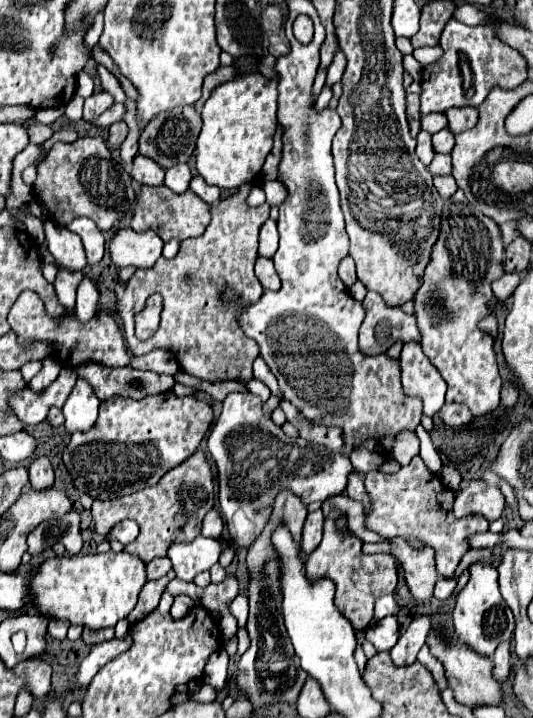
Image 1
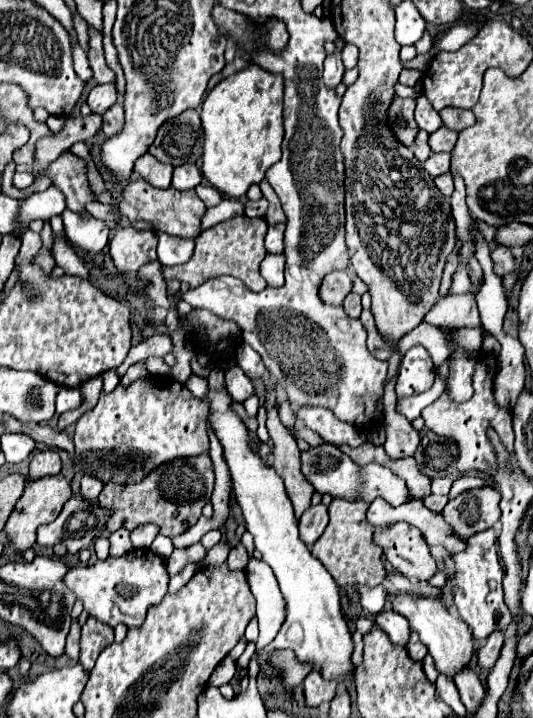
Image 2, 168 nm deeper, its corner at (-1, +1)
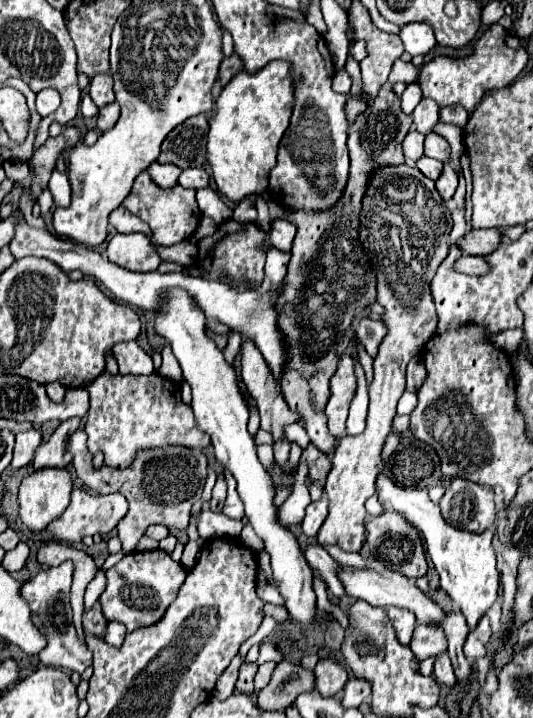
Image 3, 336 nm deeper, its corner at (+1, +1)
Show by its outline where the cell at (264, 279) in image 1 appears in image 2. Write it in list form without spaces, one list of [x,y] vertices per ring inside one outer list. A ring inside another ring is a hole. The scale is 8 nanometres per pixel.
[[[267,254],[261,262],[261,276],[267,280],[269,286],[281,286],[283,284],[283,266],[285,256],[283,254]]]

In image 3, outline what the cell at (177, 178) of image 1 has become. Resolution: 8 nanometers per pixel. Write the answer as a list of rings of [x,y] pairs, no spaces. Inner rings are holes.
[[[185,168],[179,176],[179,184],[183,188],[193,188],[193,190],[199,190],[203,186],[209,184],[209,174],[205,170],[199,170],[199,168]]]

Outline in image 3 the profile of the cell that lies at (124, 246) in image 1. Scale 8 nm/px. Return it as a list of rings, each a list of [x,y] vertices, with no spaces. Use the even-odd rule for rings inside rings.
[[[141,232],[115,234],[107,246],[107,256],[111,262],[133,272],[151,272],[161,264],[149,238]]]

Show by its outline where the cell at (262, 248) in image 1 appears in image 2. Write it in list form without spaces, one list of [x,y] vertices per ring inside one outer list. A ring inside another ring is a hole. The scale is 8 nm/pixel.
[[[275,224],[269,226],[267,236],[265,236],[265,248],[271,254],[283,254],[283,232],[285,232],[285,224]]]

